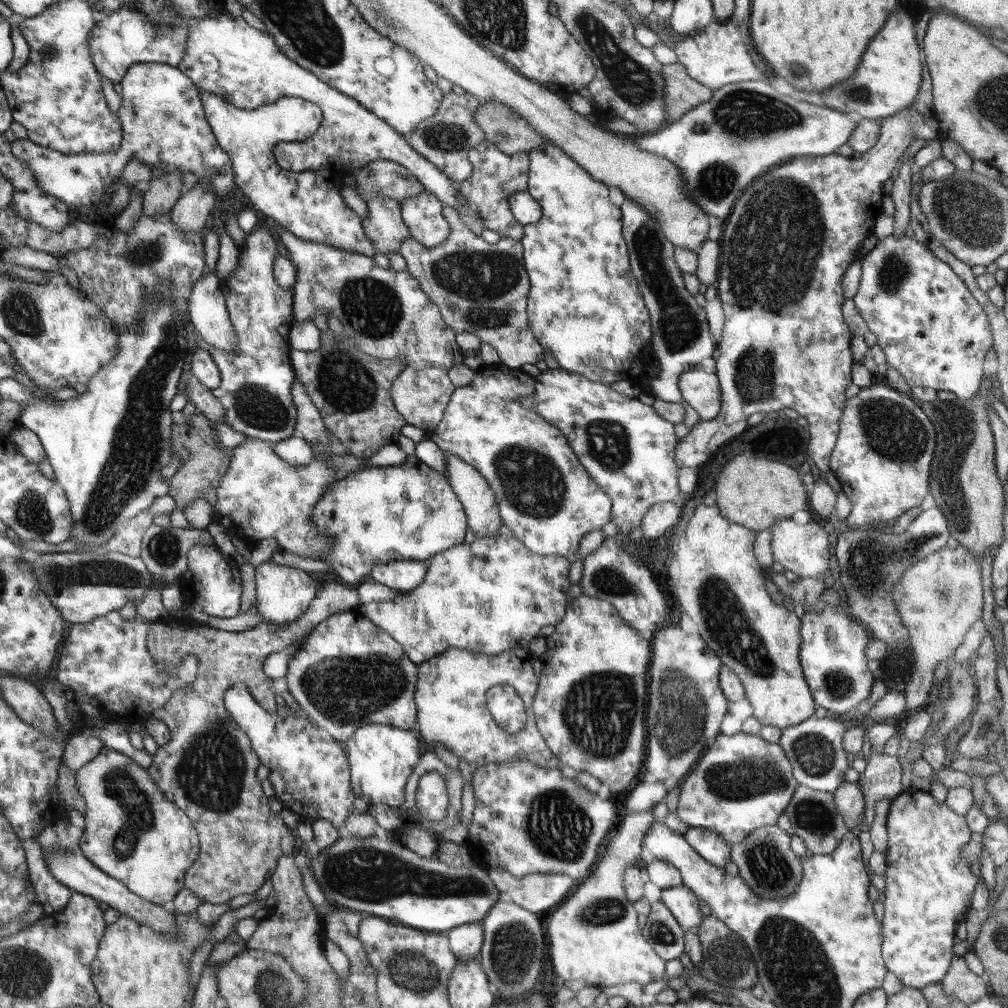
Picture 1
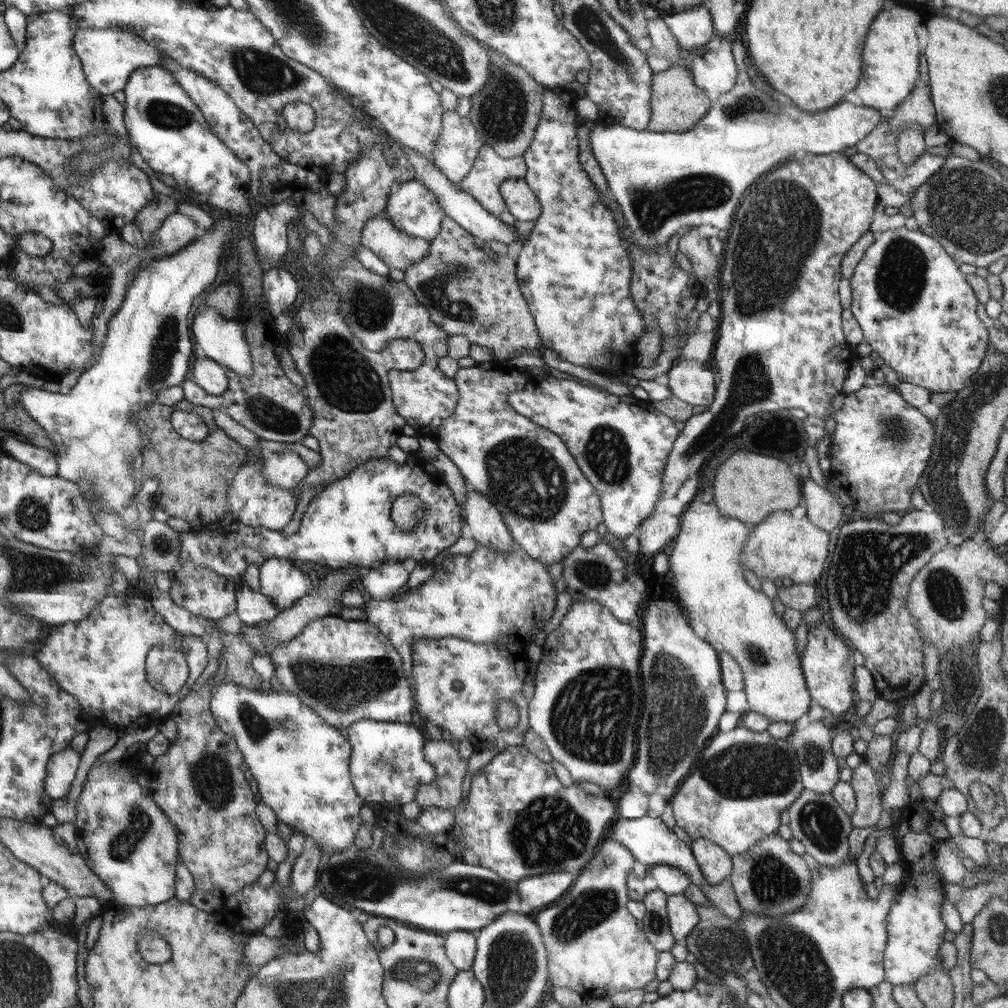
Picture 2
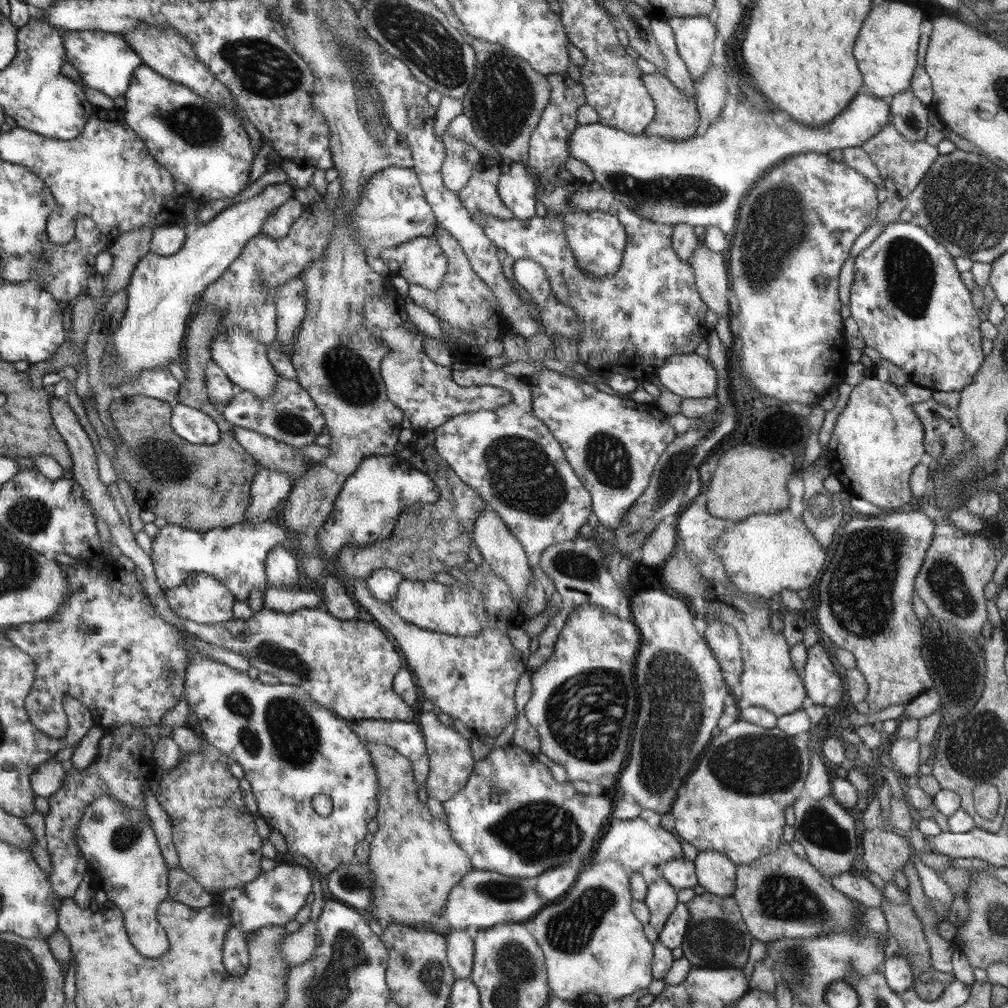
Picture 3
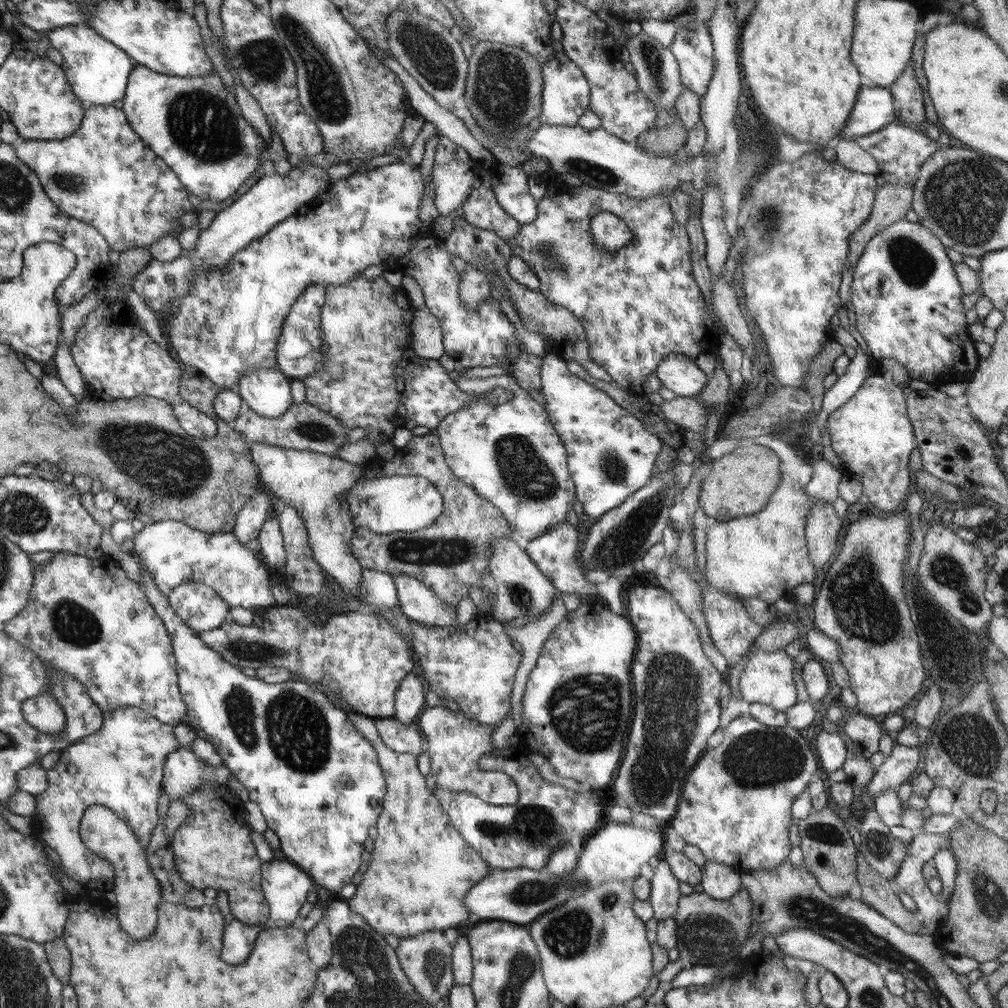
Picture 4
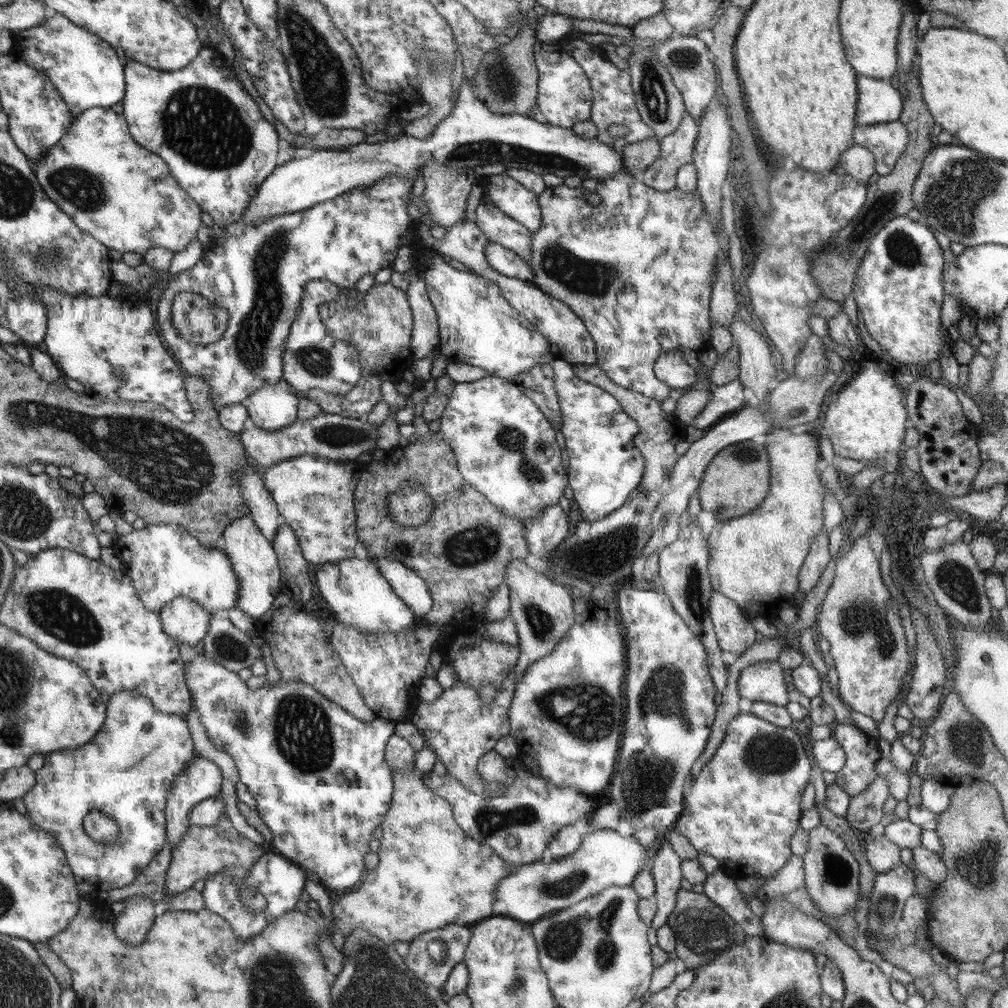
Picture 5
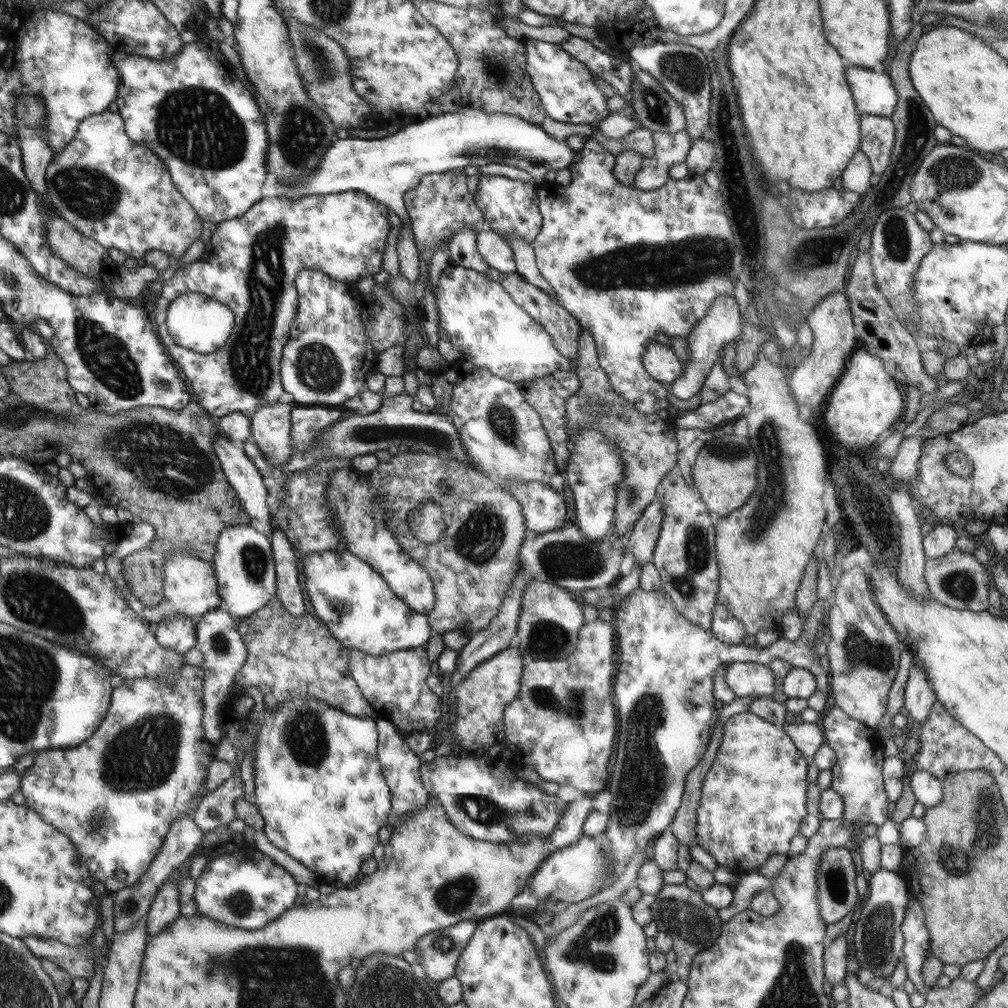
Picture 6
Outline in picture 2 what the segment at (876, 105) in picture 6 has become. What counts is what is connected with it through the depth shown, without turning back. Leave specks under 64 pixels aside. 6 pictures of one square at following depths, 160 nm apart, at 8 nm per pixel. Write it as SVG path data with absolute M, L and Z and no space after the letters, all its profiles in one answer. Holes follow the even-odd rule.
M740 68L738 73L740 74L738 74L738 80L736 80L734 88L724 94L713 96L713 103L708 113L702 117L701 121L692 128L692 130L687 130L686 132L648 132L647 130L638 131L633 128L615 124L605 125L599 121L595 123L594 128L590 128L588 142L590 142L590 148L592 149L594 158L598 161L607 180L608 192L613 196L615 201L618 202L618 206L620 206L620 210L622 210L624 214L624 219L629 224L629 229L632 229L632 243L640 245L647 253L651 253L660 245L667 243L676 232L683 228L694 228L695 226L699 227L701 224L711 224L720 230L728 231L731 228L732 220L735 216L736 206L738 206L738 202L740 202L740 196L744 194L744 190L748 189L746 186L750 186L754 180L760 178L760 174L780 168L784 163L799 159L804 155L839 153L846 148L856 147L860 141L872 132L873 128L876 128L876 126L882 122L881 112L878 112L878 110L868 108L868 106L856 106L856 104L851 104L846 101L842 101L838 105L824 111L814 113L800 111L798 107L792 104L792 100L786 100L786 102L782 100L782 102L778 102L776 98L772 98L772 96L768 96L768 94L765 94L762 90L758 90L758 88L750 82L750 77L746 74L746 70Z

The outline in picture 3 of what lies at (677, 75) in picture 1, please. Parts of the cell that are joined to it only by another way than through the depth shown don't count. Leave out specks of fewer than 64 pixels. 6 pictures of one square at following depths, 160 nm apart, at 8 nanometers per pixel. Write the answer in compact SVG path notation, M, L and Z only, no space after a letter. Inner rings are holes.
M659 73L642 74L643 84L651 95L656 108L656 115L644 129L643 136L666 138L672 141L686 141L698 133L700 113L696 107L696 96L686 96L682 91L672 85L672 82Z

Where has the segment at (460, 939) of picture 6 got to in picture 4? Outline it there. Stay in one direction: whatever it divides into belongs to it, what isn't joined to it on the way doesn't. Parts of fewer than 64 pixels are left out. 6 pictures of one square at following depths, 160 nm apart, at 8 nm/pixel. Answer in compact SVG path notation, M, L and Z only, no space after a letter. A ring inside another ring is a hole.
M456 928L424 932L416 936L400 936L400 943L395 951L398 953L402 967L411 980L417 993L423 996L431 1005L441 1005L441 998L448 996L454 986L451 958L454 945L459 939Z

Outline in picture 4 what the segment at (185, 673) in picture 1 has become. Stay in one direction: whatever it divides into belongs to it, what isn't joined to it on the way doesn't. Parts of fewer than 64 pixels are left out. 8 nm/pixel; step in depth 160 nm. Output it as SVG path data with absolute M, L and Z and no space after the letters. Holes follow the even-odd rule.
M58 552L48 564L36 565L30 600L16 618L5 624L3 632L40 656L49 671L62 671L76 677L104 714L132 705L175 727L186 718L187 704L179 689L178 661L171 636L142 586L128 578L114 580L106 560L109 560L106 556L93 559ZM48 693L48 696L32 697L24 703L24 716L40 732L61 733L64 730L65 714L52 693Z

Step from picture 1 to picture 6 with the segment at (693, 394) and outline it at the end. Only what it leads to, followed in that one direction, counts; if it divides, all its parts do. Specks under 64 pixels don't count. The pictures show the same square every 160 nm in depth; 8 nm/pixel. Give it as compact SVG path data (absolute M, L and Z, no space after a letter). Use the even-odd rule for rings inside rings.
M655 340L646 345L641 361L647 373L662 383L674 382L683 373L684 363L676 357L673 348Z

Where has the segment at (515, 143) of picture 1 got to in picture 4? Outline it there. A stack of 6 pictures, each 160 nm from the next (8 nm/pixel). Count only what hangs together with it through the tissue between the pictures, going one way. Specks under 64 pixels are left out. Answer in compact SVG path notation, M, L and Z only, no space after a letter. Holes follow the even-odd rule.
M500 42L474 44L465 82L466 106L484 133L502 142L502 149L508 149L506 144L515 128L540 116L543 86L541 64L526 49Z

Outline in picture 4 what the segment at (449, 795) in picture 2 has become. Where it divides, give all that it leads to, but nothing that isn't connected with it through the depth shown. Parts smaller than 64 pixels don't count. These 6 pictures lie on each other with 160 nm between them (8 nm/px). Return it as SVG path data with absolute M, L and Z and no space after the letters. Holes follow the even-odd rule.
M424 705L420 716L418 716L419 730L423 733L425 743L424 752L429 754L431 773L435 776L437 785L450 792L471 792L480 800L496 806L515 805L519 800L519 788L508 776L501 775L498 771L485 771L479 767L479 760L488 754L494 747L492 745L492 734L497 728L496 725L485 725L474 720L464 711L452 711L444 705Z

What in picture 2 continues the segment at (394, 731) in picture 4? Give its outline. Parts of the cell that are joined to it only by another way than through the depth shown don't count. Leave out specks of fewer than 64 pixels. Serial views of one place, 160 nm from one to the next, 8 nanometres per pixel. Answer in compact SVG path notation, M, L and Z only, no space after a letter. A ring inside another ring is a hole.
M359 720L344 728L344 732L353 748L350 762L352 780L367 804L408 804L415 800L419 786L433 781L435 768L424 752L424 734L413 724Z

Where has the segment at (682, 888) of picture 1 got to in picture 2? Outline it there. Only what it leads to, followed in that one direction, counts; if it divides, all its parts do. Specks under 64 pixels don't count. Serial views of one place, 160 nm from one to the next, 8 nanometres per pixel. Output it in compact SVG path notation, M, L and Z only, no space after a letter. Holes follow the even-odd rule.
M683 893L667 895L667 919L674 942L686 944L689 932L699 923L696 907Z

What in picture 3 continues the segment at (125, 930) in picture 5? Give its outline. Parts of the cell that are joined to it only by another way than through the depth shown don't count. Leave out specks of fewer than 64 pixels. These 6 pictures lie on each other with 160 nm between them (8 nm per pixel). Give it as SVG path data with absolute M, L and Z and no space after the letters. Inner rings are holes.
M105 794L86 808L78 826L77 840L82 854L89 860L91 871L103 882L101 892L107 894L109 903L122 909L132 944L144 957L161 957L168 950L170 941L159 923L158 908L170 894L170 876L145 812L123 806L119 800Z

